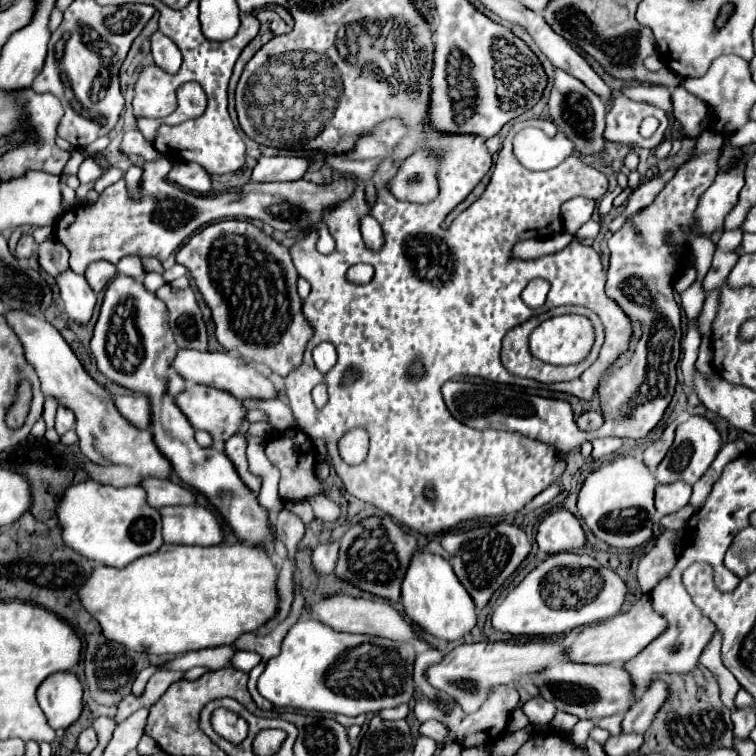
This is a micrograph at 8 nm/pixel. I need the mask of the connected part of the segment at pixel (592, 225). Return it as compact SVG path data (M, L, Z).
M591 219L578 230L575 235L575 239L580 240L585 238L594 238L599 233L600 227L600 221L593 221L593 219Z

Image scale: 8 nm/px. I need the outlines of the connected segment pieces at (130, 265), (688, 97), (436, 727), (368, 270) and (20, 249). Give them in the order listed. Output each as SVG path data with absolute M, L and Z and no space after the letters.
M124 257L118 265L118 273L122 273L122 275L128 275L128 277L132 277L132 279L142 279L144 277L144 269L142 269L142 261L140 261L140 257Z
M678 85L672 91L672 109L676 115L676 121L682 125L684 139L698 139L698 135L702 133L700 123L706 119L708 109L706 103L702 99L698 99L696 95L688 93L682 85Z
M429 720L422 723L420 733L434 739L438 744L443 744L446 741L446 725L440 721Z
M354 265L347 271L347 279L352 283L364 285L374 276L374 268L370 265Z
M22 235L20 241L18 241L18 247L16 247L16 257L18 259L28 259L30 255L34 253L34 237L32 235Z

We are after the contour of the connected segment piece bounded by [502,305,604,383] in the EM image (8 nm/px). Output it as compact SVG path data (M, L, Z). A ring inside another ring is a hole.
M568 305L568 307L556 307L556 309L550 309L550 311L542 313L540 317L530 319L528 323L524 323L524 325L520 325L520 327L514 327L514 331L508 331L508 335L506 335L504 341L502 341L502 365L504 365L512 375L518 375L518 377L536 379L536 381L540 381L540 383L558 383L558 381L564 381L564 379L574 379L574 377L578 377L584 369L588 369L588 367L596 361L598 351L600 351L600 347L602 347L602 341L604 341L604 327L602 327L602 321L598 319L598 315L596 315L594 311L590 311L590 309L586 309L586 307L570 307L570 305ZM562 313L586 315L586 317L592 321L592 325L594 325L596 341L594 341L594 347L592 347L590 355L588 355L584 361L580 361L580 363L576 363L576 365L568 365L568 367L554 367L554 365L546 365L546 363L542 363L542 361L536 361L536 359L532 357L530 347L528 347L528 337L530 337L530 333L532 333L544 319L554 317L554 315L562 315Z

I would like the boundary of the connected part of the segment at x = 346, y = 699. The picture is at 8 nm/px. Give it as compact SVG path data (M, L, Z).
M316 619L298 621L290 627L282 641L282 651L278 657L266 661L262 675L258 677L258 693L268 699L274 707L294 707L304 711L324 711L342 715L378 713L384 707L396 707L410 701L414 691L412 665L416 651L408 641L392 641L372 635L352 635L338 633L330 627L320 625Z

